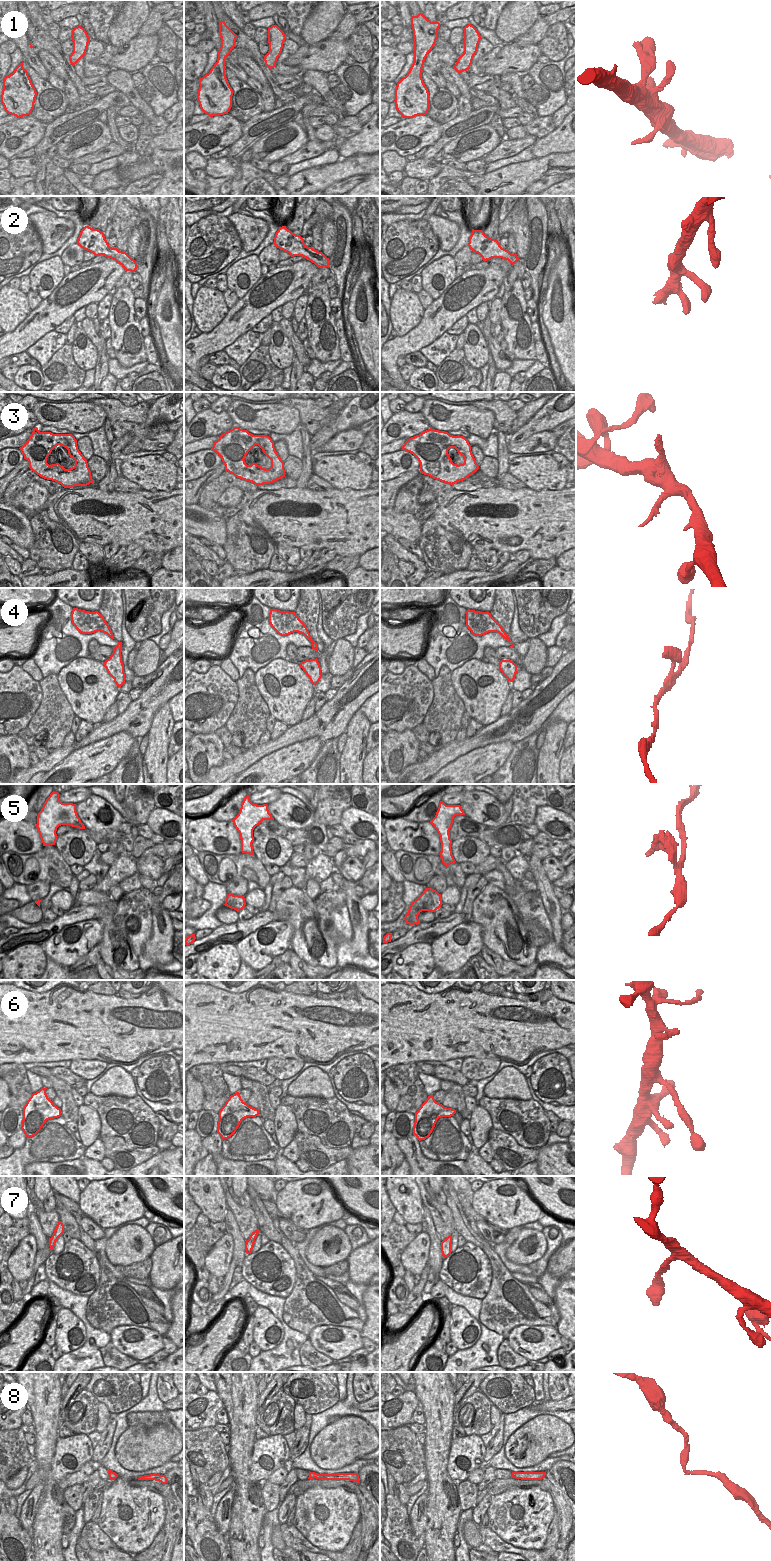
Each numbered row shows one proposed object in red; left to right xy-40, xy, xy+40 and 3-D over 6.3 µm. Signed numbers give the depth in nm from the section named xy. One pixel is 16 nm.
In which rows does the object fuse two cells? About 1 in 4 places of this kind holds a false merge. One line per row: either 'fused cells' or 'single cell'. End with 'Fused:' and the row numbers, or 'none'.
1: single cell
2: single cell
3: single cell
4: single cell
5: fused cells
6: single cell
7: single cell
8: single cell
Fused: 5

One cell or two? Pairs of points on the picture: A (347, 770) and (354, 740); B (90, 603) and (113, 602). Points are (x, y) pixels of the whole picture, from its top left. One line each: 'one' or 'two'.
A: one
B: two

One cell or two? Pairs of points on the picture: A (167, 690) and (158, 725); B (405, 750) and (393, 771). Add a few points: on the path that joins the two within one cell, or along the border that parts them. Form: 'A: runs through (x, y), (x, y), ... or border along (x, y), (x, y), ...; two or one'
A: border along (167, 701), (156, 712), (150, 725); two
B: runs through (400, 755), (395, 760), (393, 766); one

